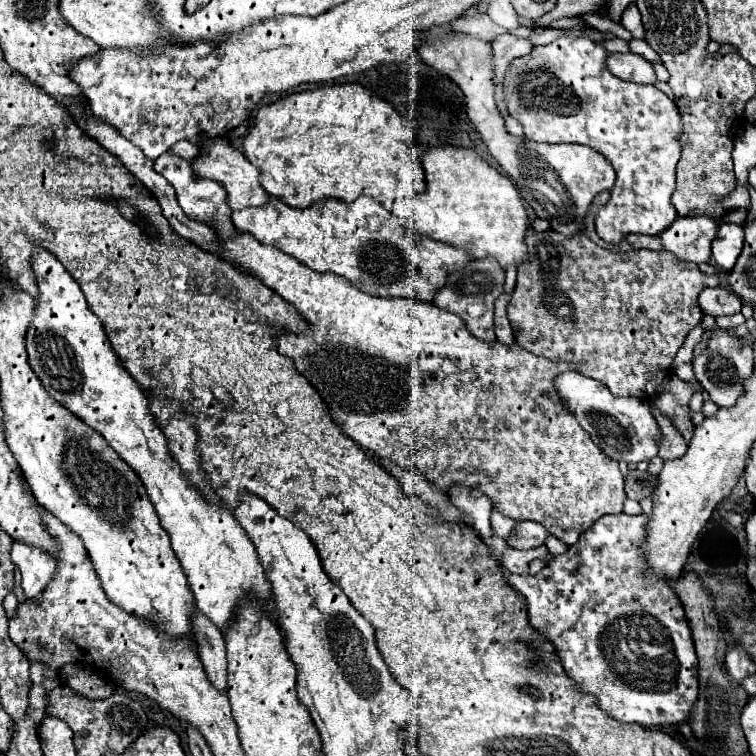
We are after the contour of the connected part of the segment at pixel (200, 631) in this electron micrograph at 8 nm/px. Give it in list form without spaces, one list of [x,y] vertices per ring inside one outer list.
[[[200,612],[194,614],[194,640],[198,640],[198,656],[204,664],[208,680],[214,688],[226,690],[226,646],[222,632]]]

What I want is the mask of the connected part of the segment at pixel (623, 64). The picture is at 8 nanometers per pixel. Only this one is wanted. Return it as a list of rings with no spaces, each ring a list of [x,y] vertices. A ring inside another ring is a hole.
[[[632,52],[610,54],[610,58],[606,60],[606,66],[614,76],[628,80],[628,82],[636,82],[636,84],[656,84],[658,82],[654,66],[642,56],[632,54]]]

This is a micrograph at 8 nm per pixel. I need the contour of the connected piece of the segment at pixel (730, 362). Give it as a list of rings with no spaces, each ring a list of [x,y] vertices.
[[[716,328],[710,334],[706,350],[694,358],[694,372],[702,388],[710,394],[712,402],[716,402],[718,406],[732,406],[742,392],[742,378],[752,376],[752,358],[752,344],[742,344],[742,338],[732,330]]]

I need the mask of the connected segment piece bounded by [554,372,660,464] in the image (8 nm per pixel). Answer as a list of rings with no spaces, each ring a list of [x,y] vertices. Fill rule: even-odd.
[[[562,372],[554,378],[554,388],[562,400],[562,408],[574,414],[578,424],[590,434],[592,442],[610,458],[624,462],[642,462],[652,460],[658,452],[656,438],[660,430],[656,420],[650,414],[650,404],[638,398],[614,398],[610,390],[592,378],[586,378],[578,372]]]

